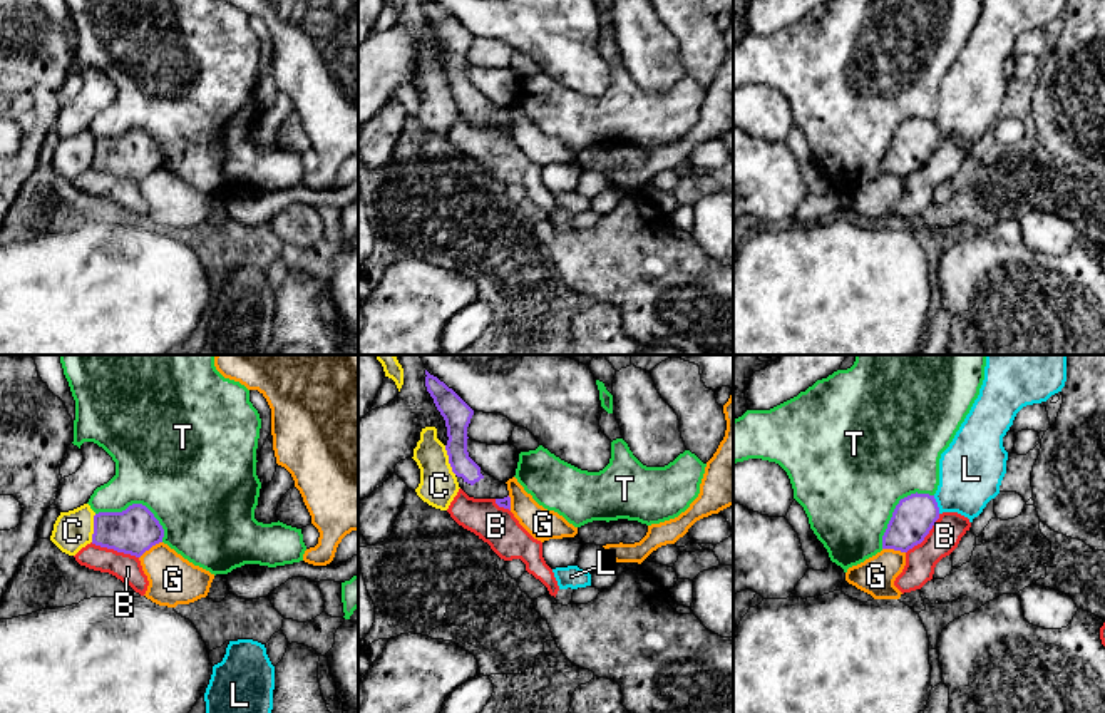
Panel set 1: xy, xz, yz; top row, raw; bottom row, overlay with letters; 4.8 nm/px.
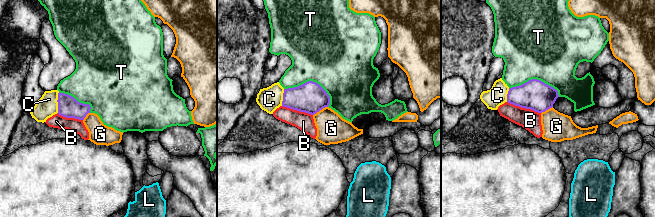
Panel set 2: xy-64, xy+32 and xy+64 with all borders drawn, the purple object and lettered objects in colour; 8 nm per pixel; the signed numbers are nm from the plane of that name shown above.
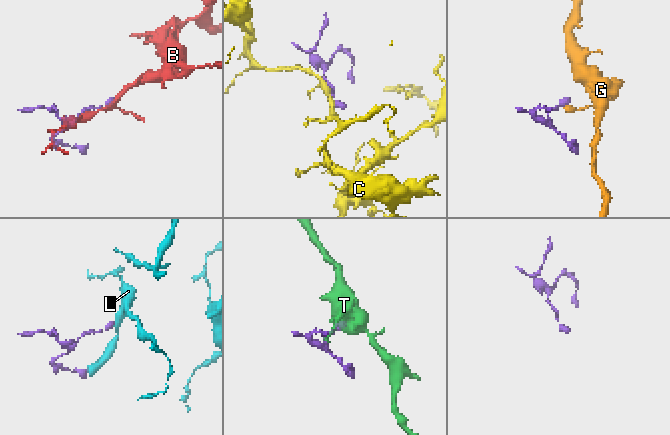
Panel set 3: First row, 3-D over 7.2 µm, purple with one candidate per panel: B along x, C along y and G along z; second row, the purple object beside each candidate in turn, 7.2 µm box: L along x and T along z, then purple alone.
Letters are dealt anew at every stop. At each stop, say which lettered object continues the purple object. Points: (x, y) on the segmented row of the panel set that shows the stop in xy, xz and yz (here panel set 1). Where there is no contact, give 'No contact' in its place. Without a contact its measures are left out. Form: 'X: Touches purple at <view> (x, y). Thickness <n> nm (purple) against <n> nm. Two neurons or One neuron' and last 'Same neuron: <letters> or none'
B: Touches purple at xy (114, 549). Thickness 220 nm (purple) against 130 nm. Two neurons
C: Touches purple at xz (449, 461). Thickness 140 nm (purple) against 180 nm. Two neurons
G: Touches purple at xy (149, 548). Thickness 220 nm (purple) against 240 nm. Two neurons
L: Touches purple at yz (936, 504). Thickness 200 nm (purple) against 300 nm. Two neurons
T: Touches purple at xy (138, 504). Thickness 220 nm (purple) against 480 nm. Two neurons
Same neuron: none

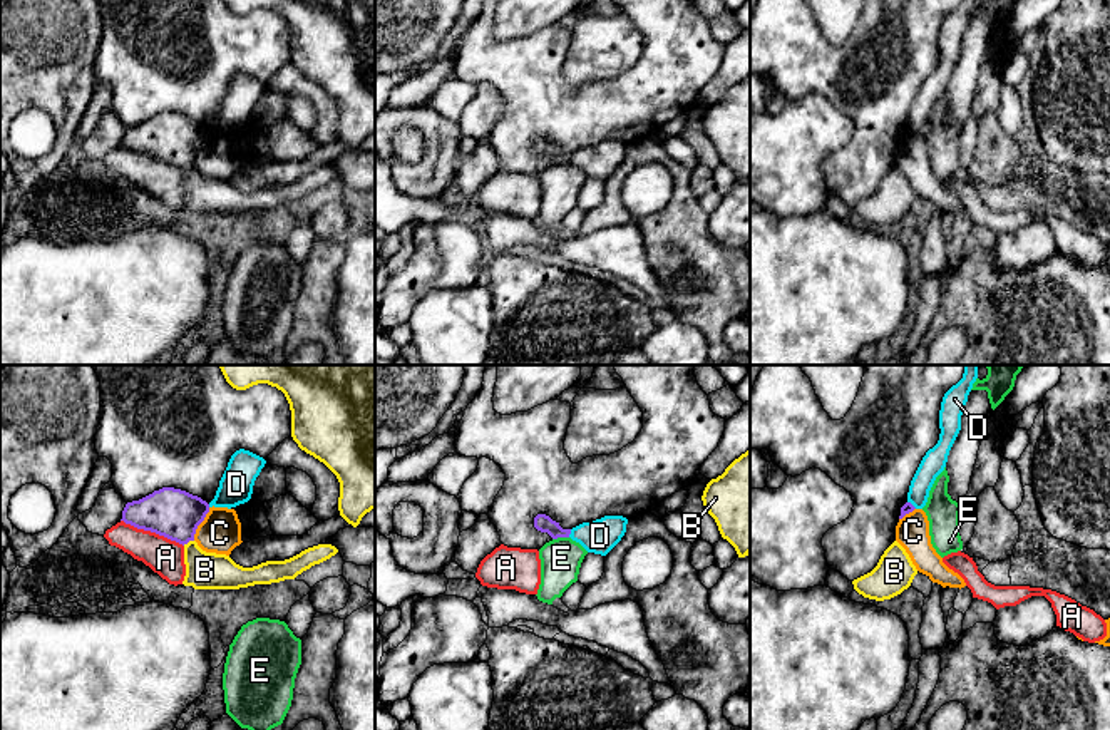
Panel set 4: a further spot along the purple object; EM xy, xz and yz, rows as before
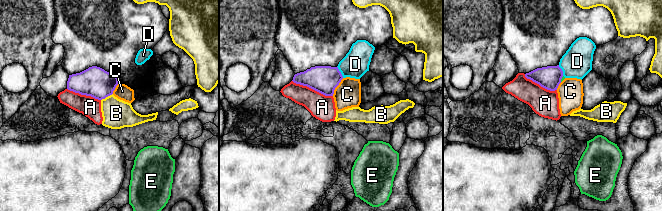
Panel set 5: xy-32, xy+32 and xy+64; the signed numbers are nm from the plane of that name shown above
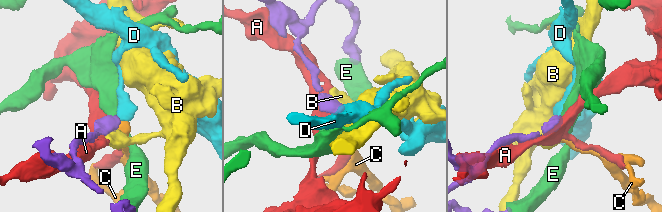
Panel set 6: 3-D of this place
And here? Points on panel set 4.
A: Touches purple at xy (153, 531). Thickness 240 nm (purple) against 170 nm. Two neurons
B: Touches purple at xy (188, 541). Thickness 240 nm (purple) against 180 nm. Two neurons
C: Touches purple at xy (200, 523). Thickness 240 nm (purple) against 200 nm. Two neurons
D: Touches purple at xz (570, 533). Thickness 90 nm (purple) against 160 nm. Two neurons
E: Touches purple at xz (560, 536). Thickness 90 nm (purple) against 200 nm. Two neurons
Same neuron: none

